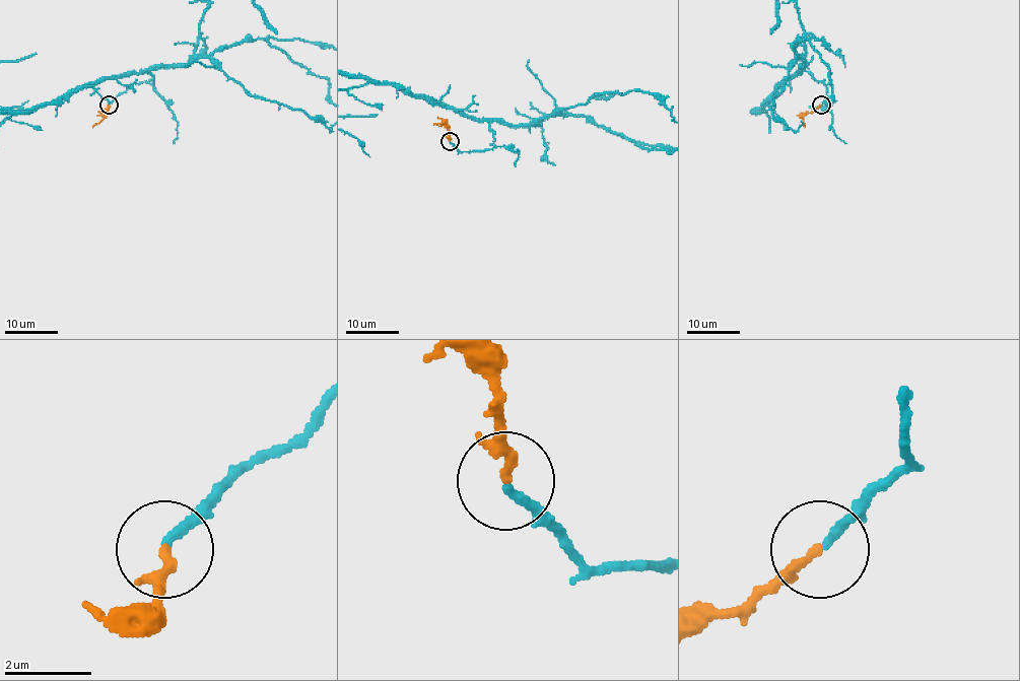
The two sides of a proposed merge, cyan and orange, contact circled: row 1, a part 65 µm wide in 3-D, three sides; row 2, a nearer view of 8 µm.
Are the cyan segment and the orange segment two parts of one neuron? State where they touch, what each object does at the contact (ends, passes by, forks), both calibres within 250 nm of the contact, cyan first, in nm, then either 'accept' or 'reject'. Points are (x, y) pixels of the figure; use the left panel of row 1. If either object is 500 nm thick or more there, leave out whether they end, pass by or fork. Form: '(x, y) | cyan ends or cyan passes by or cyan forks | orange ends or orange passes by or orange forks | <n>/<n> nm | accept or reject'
(109, 105) | cyan ends | orange ends | 200/240 nm | accept

